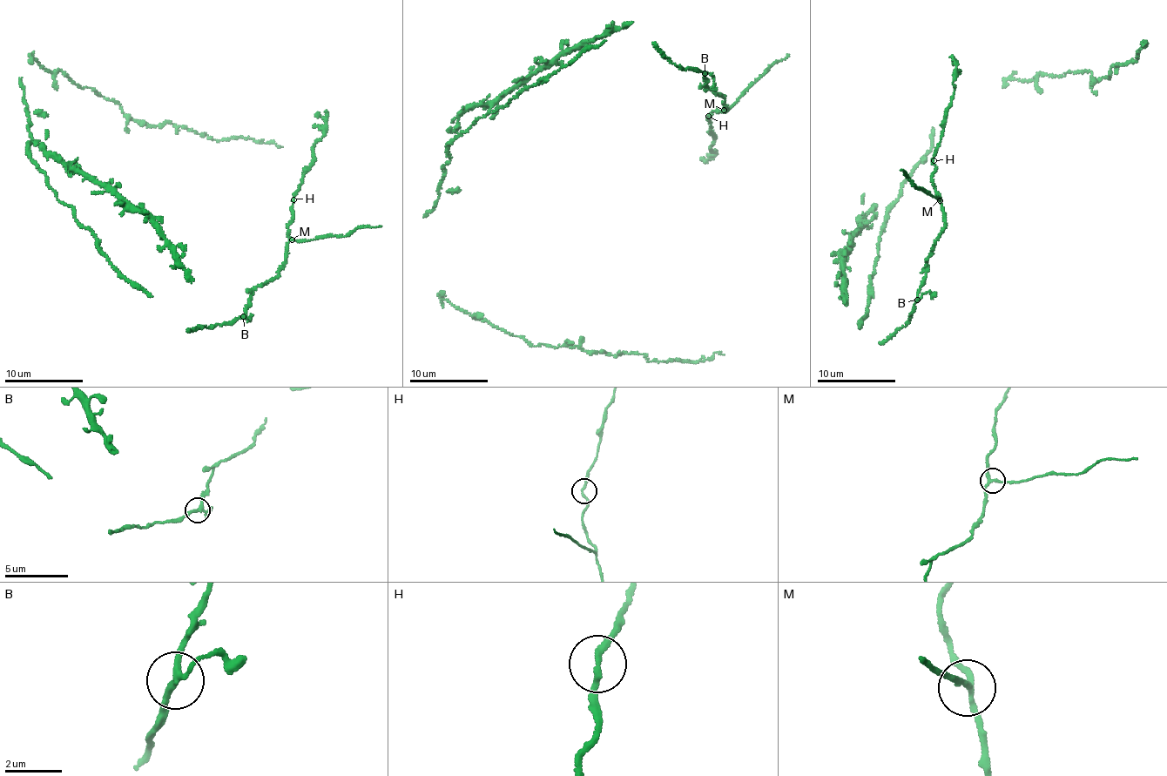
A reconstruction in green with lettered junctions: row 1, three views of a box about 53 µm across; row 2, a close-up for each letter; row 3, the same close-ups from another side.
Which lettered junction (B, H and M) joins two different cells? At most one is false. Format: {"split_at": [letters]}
{"split_at": ["M"]}

